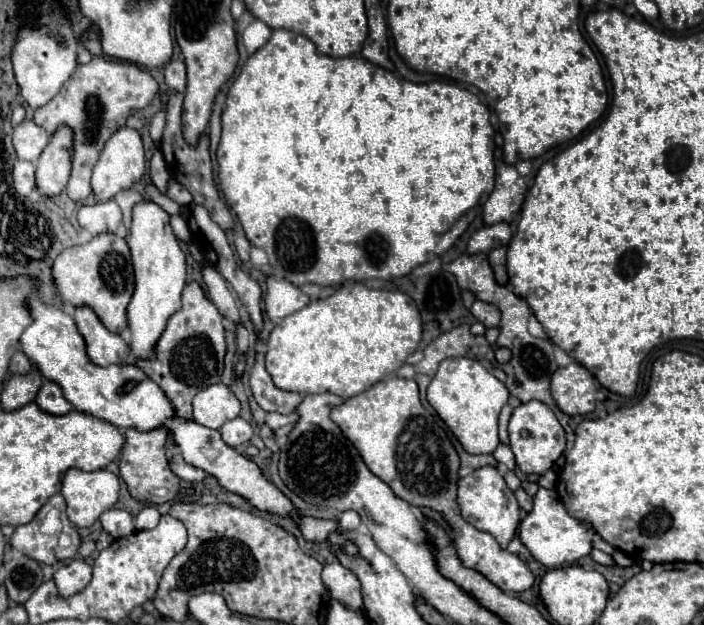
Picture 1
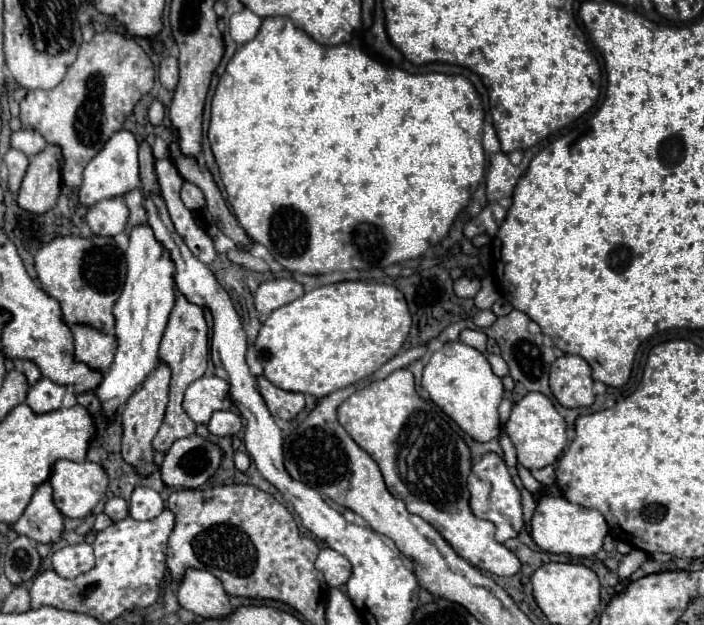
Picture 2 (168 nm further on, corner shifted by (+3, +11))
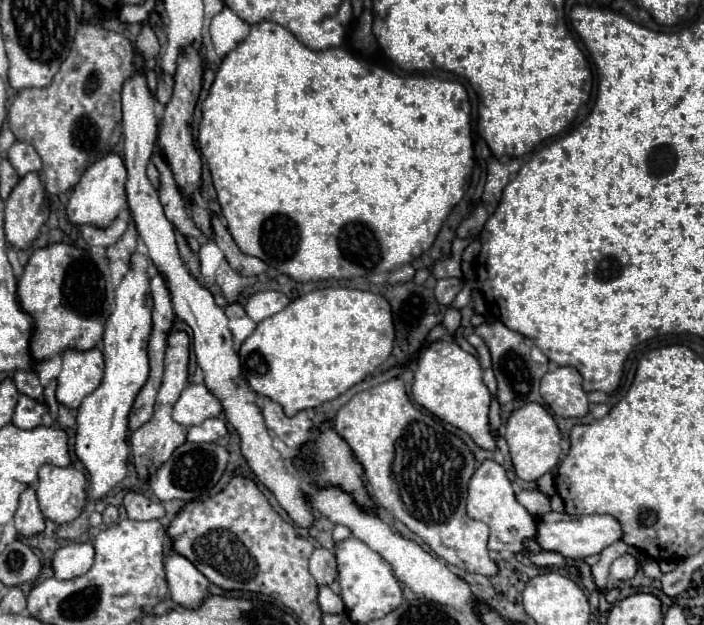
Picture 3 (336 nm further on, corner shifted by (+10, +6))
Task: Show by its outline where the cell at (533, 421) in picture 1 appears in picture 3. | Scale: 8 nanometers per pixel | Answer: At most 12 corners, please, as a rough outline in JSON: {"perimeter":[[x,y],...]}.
{"perimeter":[[538,403],[504,427],[514,471],[536,481],[560,461],[560,431]]}

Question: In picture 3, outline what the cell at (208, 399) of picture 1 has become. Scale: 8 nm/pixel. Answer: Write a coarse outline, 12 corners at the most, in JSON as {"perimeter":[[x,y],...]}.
{"perimeter":[[190,383],[172,417],[192,427],[222,413],[206,385]]}

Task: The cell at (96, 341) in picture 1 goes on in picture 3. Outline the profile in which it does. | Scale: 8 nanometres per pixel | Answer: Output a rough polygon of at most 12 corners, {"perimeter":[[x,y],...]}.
{"perimeter":[[100,349],[62,355],[56,399],[76,409],[102,381]]}

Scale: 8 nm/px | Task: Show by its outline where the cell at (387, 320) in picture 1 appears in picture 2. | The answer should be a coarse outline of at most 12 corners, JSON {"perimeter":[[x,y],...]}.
{"perimeter":[[327,284],[271,312],[263,376],[321,398],[391,360],[395,286]]}

